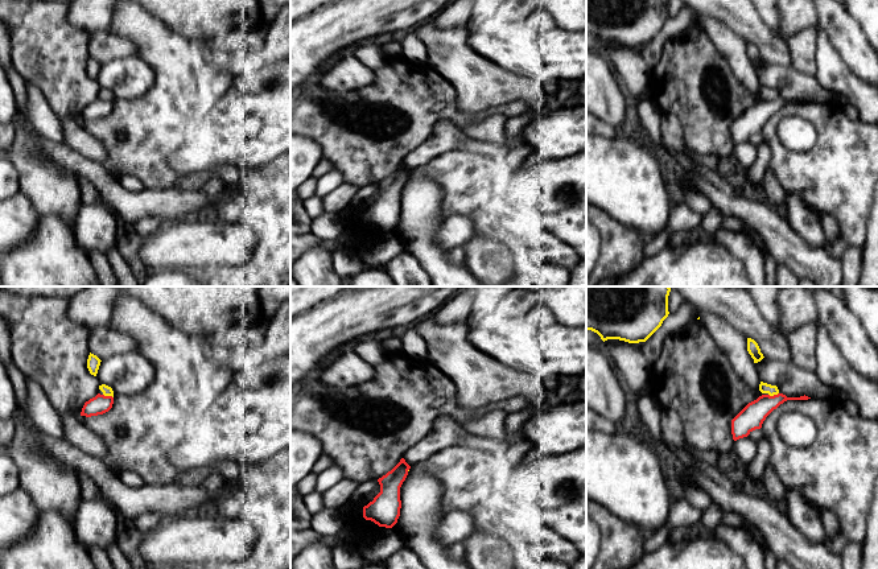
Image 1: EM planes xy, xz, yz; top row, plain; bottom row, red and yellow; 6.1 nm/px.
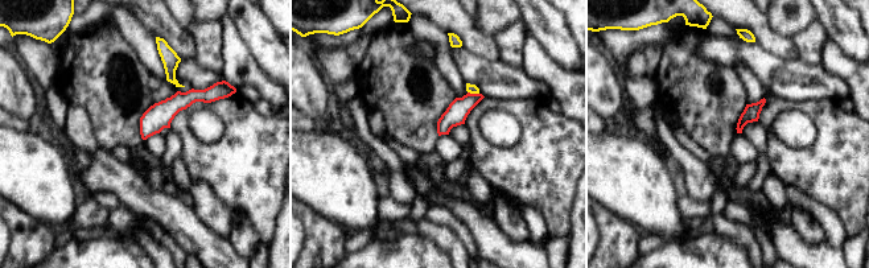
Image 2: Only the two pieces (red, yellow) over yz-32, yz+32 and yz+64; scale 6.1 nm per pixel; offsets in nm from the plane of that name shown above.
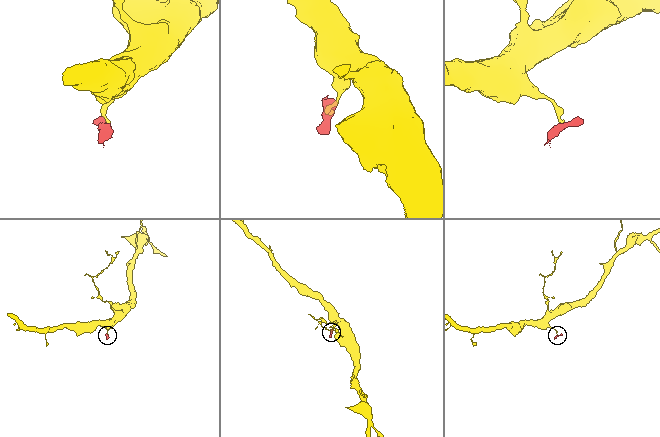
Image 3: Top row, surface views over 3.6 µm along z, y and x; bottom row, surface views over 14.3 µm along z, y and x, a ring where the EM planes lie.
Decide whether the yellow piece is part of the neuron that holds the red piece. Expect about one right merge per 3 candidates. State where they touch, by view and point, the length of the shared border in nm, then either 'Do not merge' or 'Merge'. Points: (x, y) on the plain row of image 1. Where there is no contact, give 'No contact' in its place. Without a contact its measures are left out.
Touches red at xy (108, 100). Shared border 70 nm. Do not merge

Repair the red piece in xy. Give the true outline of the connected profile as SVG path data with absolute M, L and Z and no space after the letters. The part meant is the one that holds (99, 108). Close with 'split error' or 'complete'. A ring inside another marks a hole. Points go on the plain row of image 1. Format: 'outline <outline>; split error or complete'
outline M98 98L84 107L81 120L91 121L108 116L112 112L114 102Z; complete

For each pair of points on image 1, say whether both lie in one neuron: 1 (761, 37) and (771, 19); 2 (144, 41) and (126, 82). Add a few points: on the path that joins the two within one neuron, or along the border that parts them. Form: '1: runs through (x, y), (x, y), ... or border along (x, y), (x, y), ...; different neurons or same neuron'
1: border along (758, 13), (775, 33); different neurons
2: border along (136, 53), (153, 70), (155, 81); different neurons

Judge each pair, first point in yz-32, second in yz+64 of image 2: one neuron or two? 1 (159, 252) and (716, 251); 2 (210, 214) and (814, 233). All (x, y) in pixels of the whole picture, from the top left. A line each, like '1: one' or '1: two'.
1: two
2: one

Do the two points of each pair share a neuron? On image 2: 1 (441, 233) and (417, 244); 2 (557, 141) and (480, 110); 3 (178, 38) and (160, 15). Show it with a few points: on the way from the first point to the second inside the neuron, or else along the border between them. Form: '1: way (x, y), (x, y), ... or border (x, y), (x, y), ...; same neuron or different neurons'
1: border (417, 231), (432, 239), (448, 254); different neurons
2: way (538, 123), (522, 108), (499, 104); same neuron
3: way (173, 33), (160, 20); same neuron

